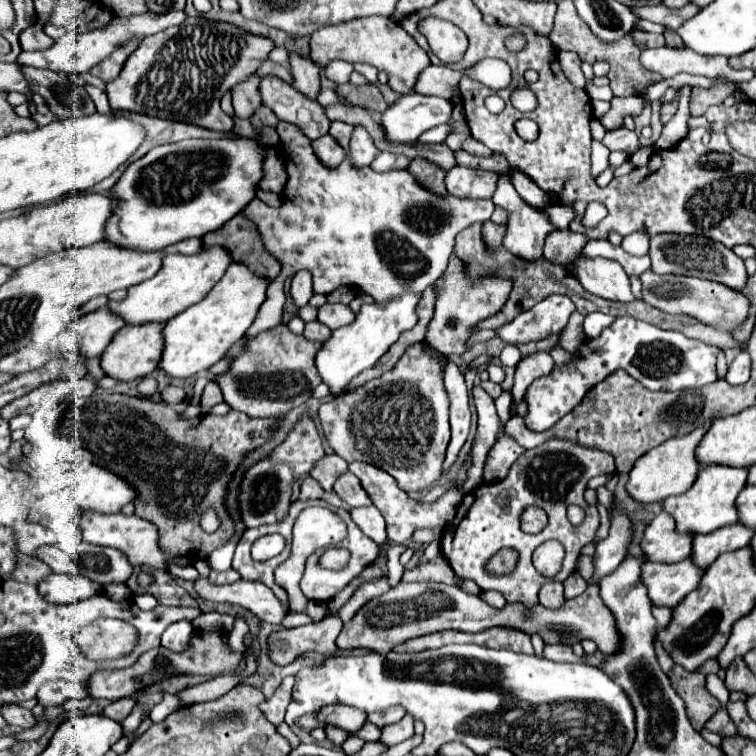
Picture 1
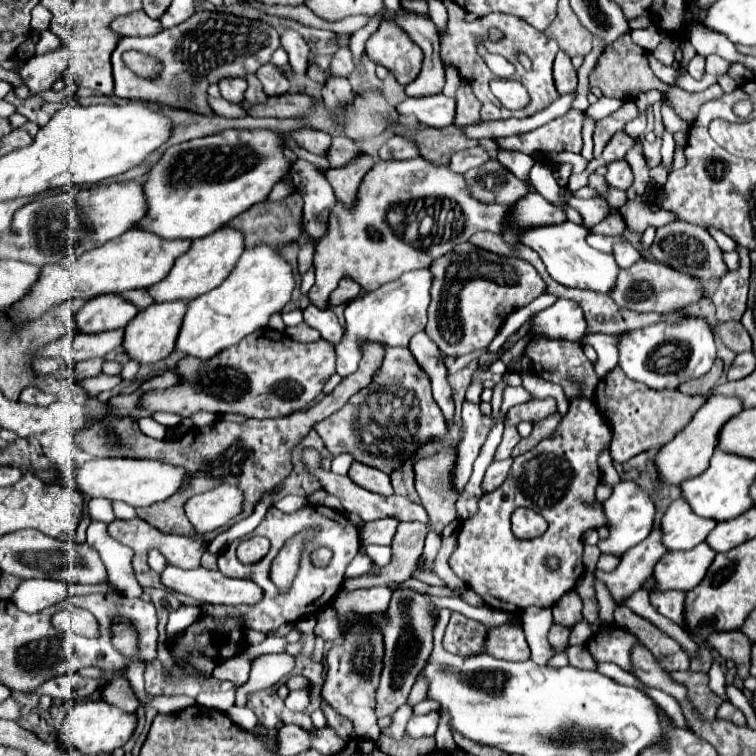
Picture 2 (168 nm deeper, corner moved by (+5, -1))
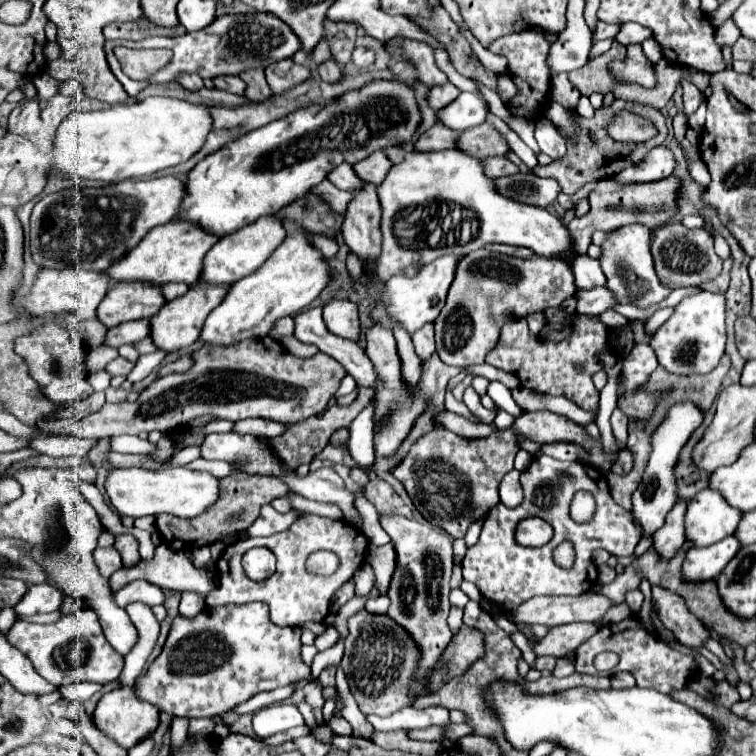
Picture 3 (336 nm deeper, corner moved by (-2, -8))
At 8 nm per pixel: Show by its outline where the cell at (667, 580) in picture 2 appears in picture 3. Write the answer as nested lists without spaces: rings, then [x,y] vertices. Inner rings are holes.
[[[730,535],[714,545],[690,549],[684,561],[684,577],[688,581],[708,581],[718,577],[740,547],[740,541]]]

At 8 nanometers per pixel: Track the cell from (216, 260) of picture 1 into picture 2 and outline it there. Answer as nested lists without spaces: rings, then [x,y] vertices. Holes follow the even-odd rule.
[[[219,228],[217,232],[193,240],[189,252],[185,252],[183,256],[179,256],[171,268],[171,272],[157,284],[149,286],[147,292],[153,298],[155,304],[163,304],[163,302],[173,302],[173,300],[195,300],[197,296],[217,288],[233,270],[233,266],[237,264],[241,252],[243,252],[243,234],[233,230],[233,228]]]

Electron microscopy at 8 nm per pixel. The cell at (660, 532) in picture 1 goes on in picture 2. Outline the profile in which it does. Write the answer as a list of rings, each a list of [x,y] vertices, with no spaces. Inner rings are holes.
[[[675,500],[667,508],[667,512],[663,514],[663,518],[661,518],[661,532],[663,532],[661,534],[661,544],[669,552],[675,552],[675,550],[691,550],[697,544],[701,544],[713,528],[715,528],[715,522],[705,522],[705,518],[697,518],[689,508],[685,508],[685,502]]]

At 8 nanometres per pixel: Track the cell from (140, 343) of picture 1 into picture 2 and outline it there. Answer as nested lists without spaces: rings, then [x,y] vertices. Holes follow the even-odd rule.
[[[165,302],[165,304],[151,304],[149,308],[141,310],[125,326],[125,338],[121,344],[125,354],[139,364],[155,364],[159,360],[165,360],[175,348],[175,338],[177,338],[177,330],[181,328],[185,306],[187,302]]]

